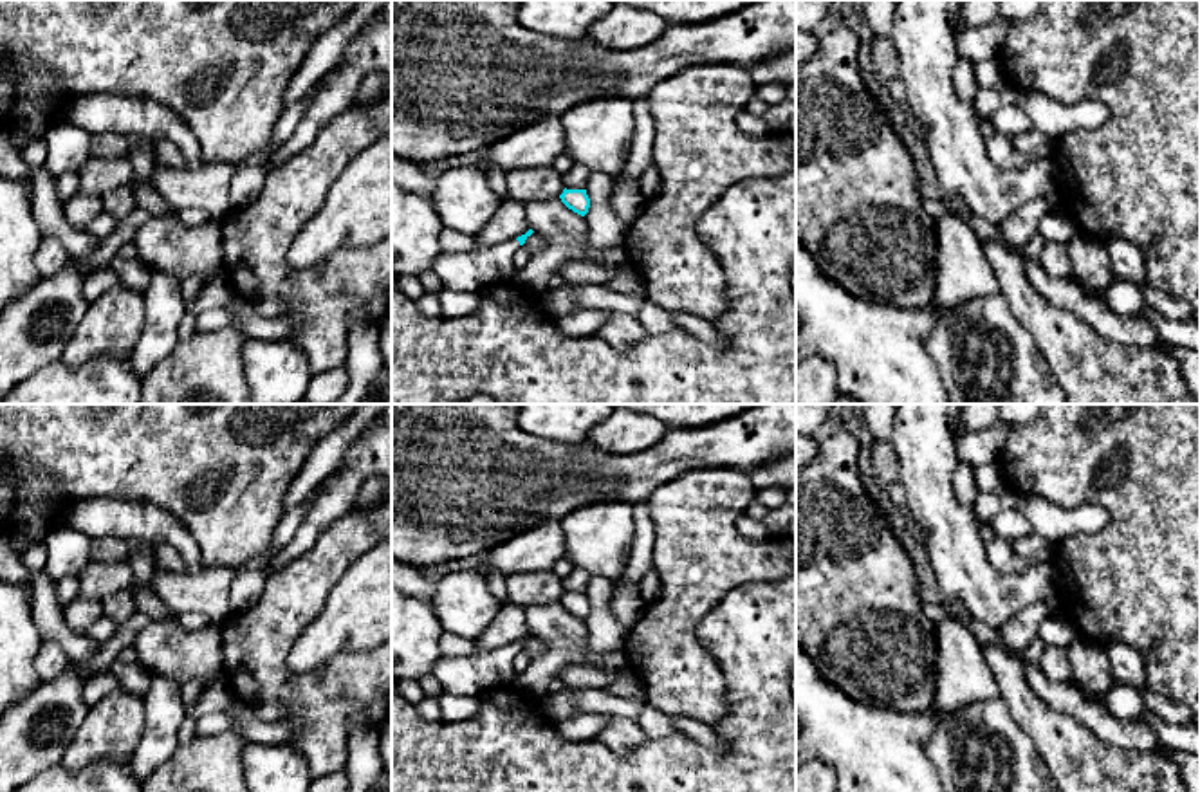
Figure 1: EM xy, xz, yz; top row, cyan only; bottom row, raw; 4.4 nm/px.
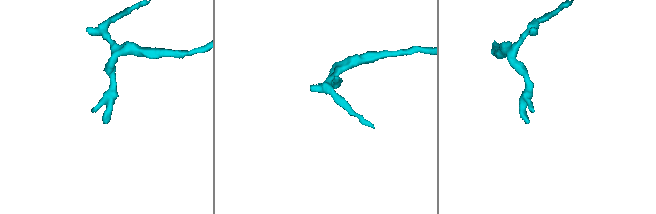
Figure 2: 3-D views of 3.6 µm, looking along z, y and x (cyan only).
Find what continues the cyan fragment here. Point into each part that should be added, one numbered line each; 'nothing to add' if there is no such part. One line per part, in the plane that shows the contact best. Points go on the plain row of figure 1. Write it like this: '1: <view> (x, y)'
1: xz (457, 675)

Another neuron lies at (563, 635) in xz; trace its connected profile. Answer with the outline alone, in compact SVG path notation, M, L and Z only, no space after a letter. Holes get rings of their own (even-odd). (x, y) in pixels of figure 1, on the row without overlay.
M559 601L532 604L525 610L529 631L545 644L545 653L512 677L512 684L527 695L540 698L547 684L561 675L568 664L586 664L588 630L585 621L568 613Z

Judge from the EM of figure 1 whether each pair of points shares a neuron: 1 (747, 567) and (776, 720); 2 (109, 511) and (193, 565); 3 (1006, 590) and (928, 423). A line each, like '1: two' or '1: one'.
1: one
2: one
3: one

